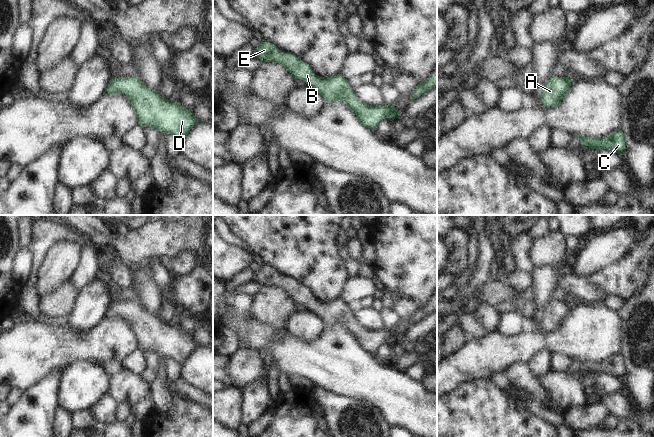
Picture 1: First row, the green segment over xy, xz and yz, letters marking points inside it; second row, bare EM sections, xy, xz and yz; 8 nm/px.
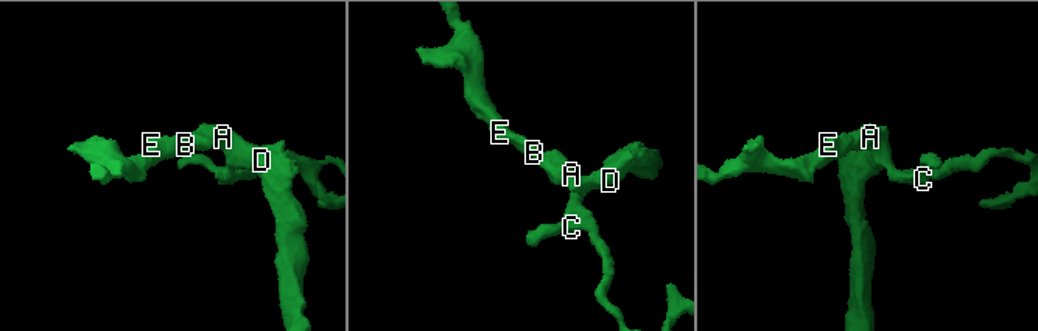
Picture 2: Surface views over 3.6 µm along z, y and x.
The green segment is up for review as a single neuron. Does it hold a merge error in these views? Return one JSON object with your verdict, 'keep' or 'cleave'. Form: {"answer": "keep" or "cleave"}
{"answer": "keep"}

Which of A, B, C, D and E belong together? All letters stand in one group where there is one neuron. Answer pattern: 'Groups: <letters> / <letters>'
Groups: A B C D E.

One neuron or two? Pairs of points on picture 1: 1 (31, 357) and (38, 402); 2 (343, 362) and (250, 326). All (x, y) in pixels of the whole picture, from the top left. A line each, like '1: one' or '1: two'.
1: two
2: one

